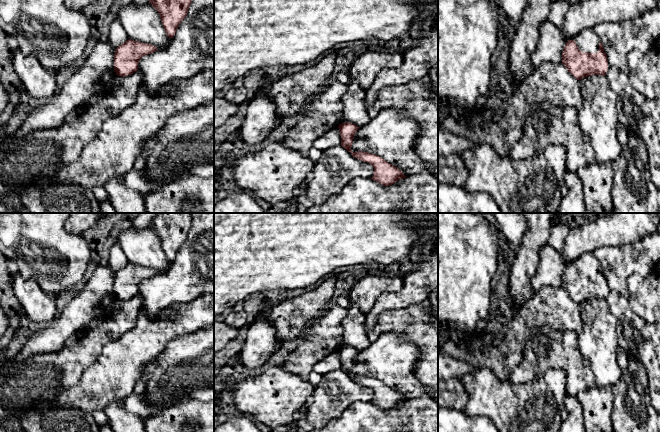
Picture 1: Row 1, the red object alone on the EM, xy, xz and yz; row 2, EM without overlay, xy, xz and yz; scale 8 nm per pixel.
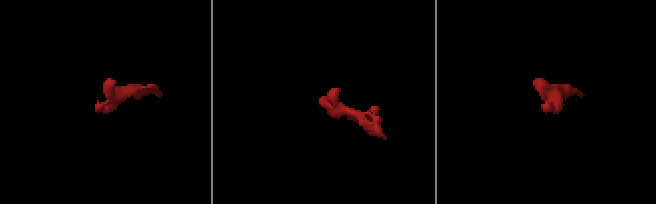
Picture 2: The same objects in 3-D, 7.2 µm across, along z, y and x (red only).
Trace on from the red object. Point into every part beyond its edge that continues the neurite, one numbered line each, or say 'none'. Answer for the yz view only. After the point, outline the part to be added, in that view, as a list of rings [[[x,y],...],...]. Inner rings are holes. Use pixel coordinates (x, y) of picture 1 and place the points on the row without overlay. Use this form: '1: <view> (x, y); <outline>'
1: yz (587, 264); [[[591,252],[583,253],[573,264],[582,276],[597,277],[599,275],[600,263]]]

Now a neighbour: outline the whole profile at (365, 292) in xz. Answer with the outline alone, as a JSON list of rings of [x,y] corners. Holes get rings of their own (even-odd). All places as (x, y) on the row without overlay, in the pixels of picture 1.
[[[366,275],[349,290],[349,300],[367,315],[377,299],[384,293],[397,293],[403,287],[402,277]]]

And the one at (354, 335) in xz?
[[[351,301],[347,307],[347,314],[342,319],[343,342],[340,348],[349,346],[358,351],[366,348],[370,341],[364,329],[366,315]]]

